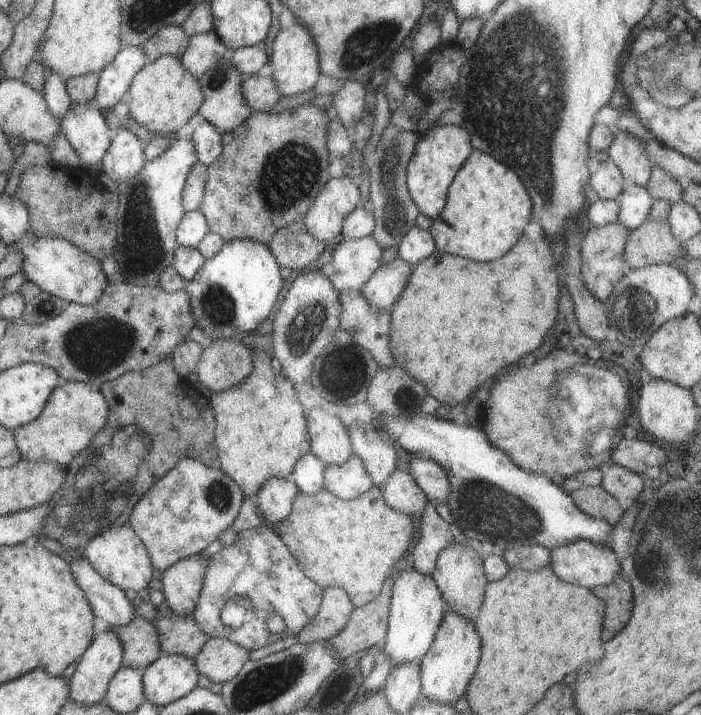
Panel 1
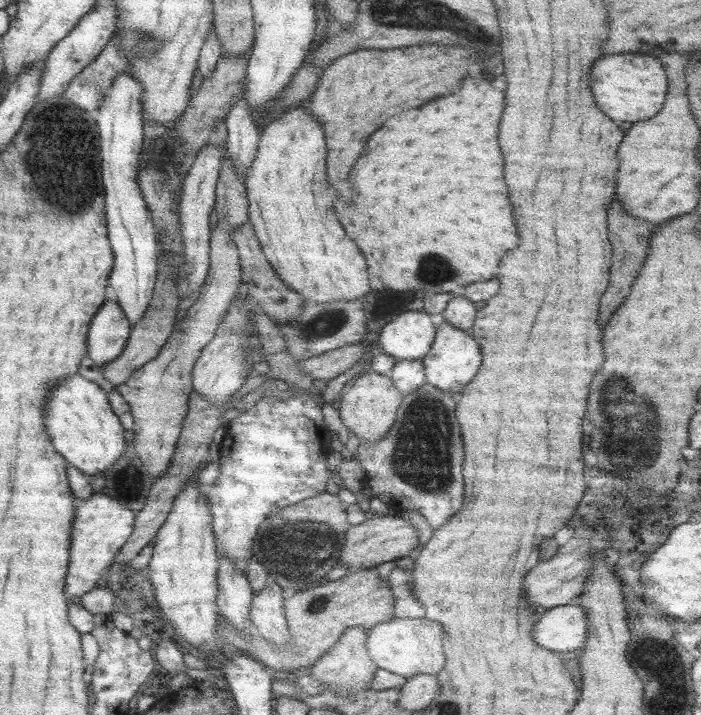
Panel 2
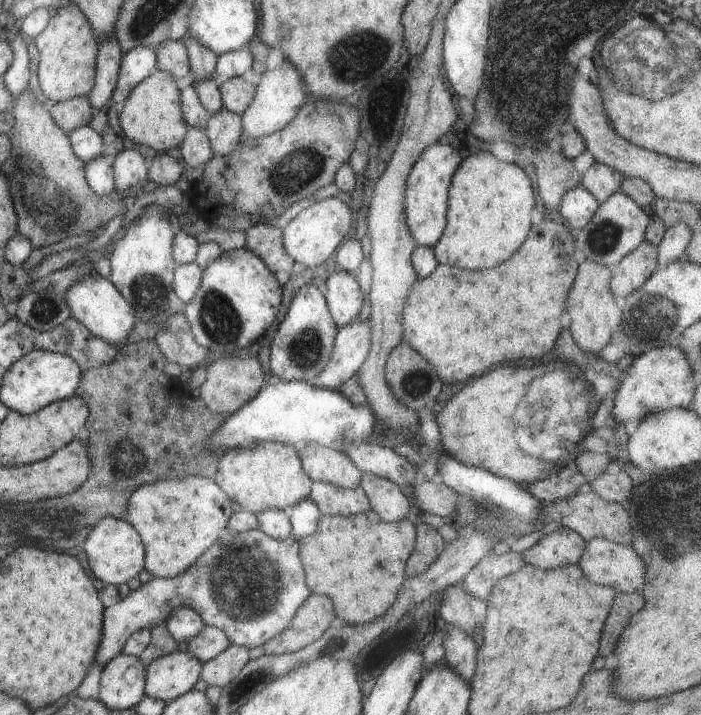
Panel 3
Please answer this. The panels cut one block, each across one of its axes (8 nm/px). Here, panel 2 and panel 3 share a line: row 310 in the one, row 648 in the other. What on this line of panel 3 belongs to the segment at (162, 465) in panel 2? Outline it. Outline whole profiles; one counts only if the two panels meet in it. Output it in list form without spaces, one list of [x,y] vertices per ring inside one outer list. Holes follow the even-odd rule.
[[[203,626],[203,630],[187,642],[187,652],[201,664],[205,664],[211,662],[211,658],[215,658],[217,654],[221,654],[229,644],[231,642],[227,640],[223,630],[217,630],[213,626]]]

